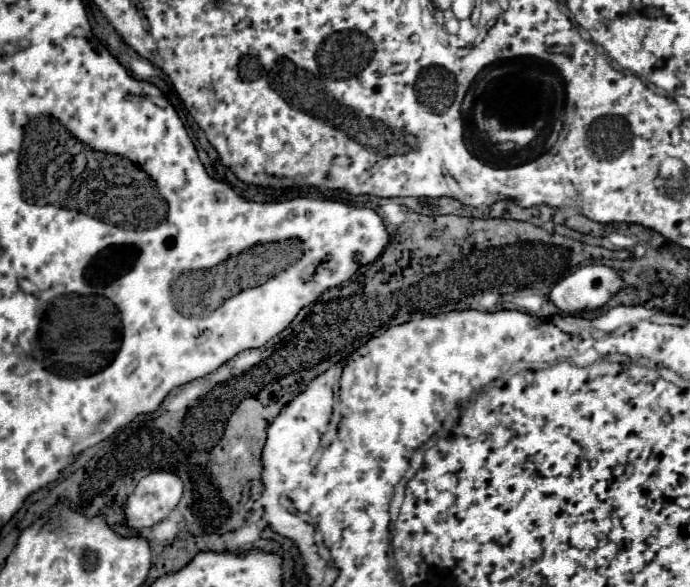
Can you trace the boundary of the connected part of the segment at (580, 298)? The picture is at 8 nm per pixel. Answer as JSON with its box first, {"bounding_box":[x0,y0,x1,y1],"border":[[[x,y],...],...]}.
{"bounding_box":[549,265,623,313],"border":[[[587,265],[559,281],[549,297],[563,313],[597,311],[623,287],[623,279],[613,267]]]}

